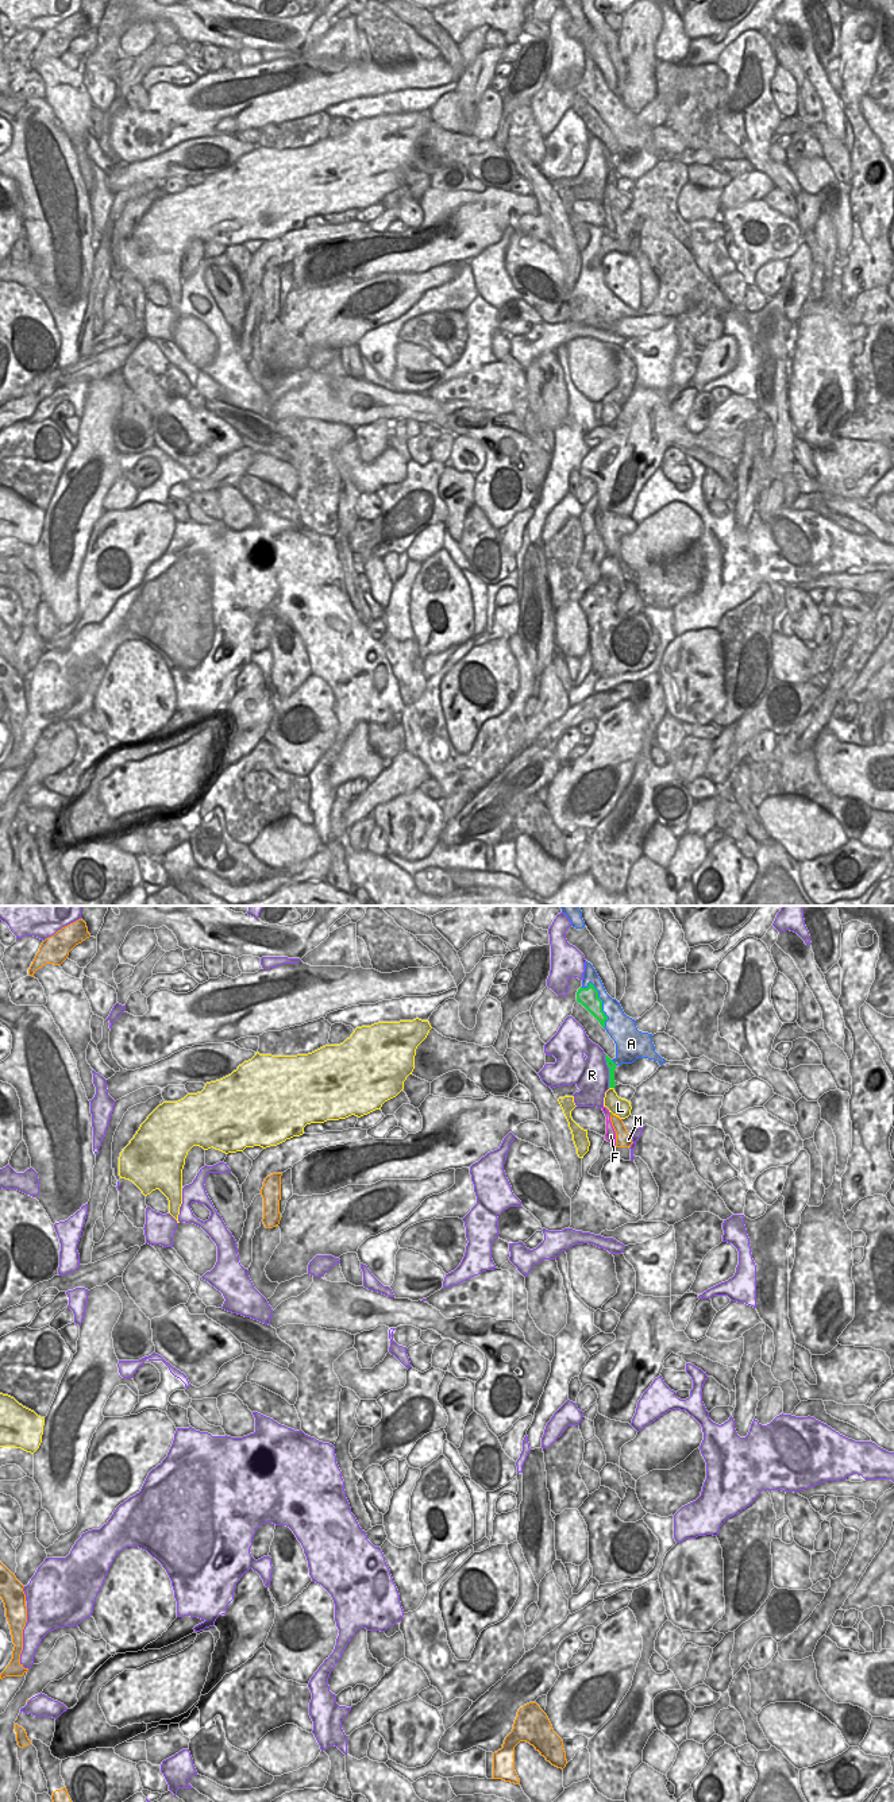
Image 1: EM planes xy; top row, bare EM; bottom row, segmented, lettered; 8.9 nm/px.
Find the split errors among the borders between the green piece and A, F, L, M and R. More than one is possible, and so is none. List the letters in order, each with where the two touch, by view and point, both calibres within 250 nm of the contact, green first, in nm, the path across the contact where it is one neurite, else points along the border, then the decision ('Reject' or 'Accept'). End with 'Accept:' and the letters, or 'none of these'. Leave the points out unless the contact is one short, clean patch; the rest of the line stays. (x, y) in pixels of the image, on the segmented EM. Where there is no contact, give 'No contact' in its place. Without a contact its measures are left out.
A: Touches green at xy (601, 1004). Thickness 170 nm (green) against 240 nm. Reject
F: No contact. Accept
L: Touches green at xy (611, 1087). Thickness 70 nm (green) against 170 nm. Boundary: xy (609, 1087), (612, 1088). Reject
M: No contact. Reject
R: Touches green at xy (609, 1071). Thickness 70 nm (green) against 320 nm. Reject
Accept: F

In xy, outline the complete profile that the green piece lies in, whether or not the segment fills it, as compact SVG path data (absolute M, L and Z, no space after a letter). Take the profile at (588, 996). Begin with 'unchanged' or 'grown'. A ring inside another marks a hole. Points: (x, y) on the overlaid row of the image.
unchanged | M591 983L587 988L579 988L577 992L577 1002L581 1003L598 1022L605 1027L608 1016L602 1011L602 1000L598 998L598 991Z

